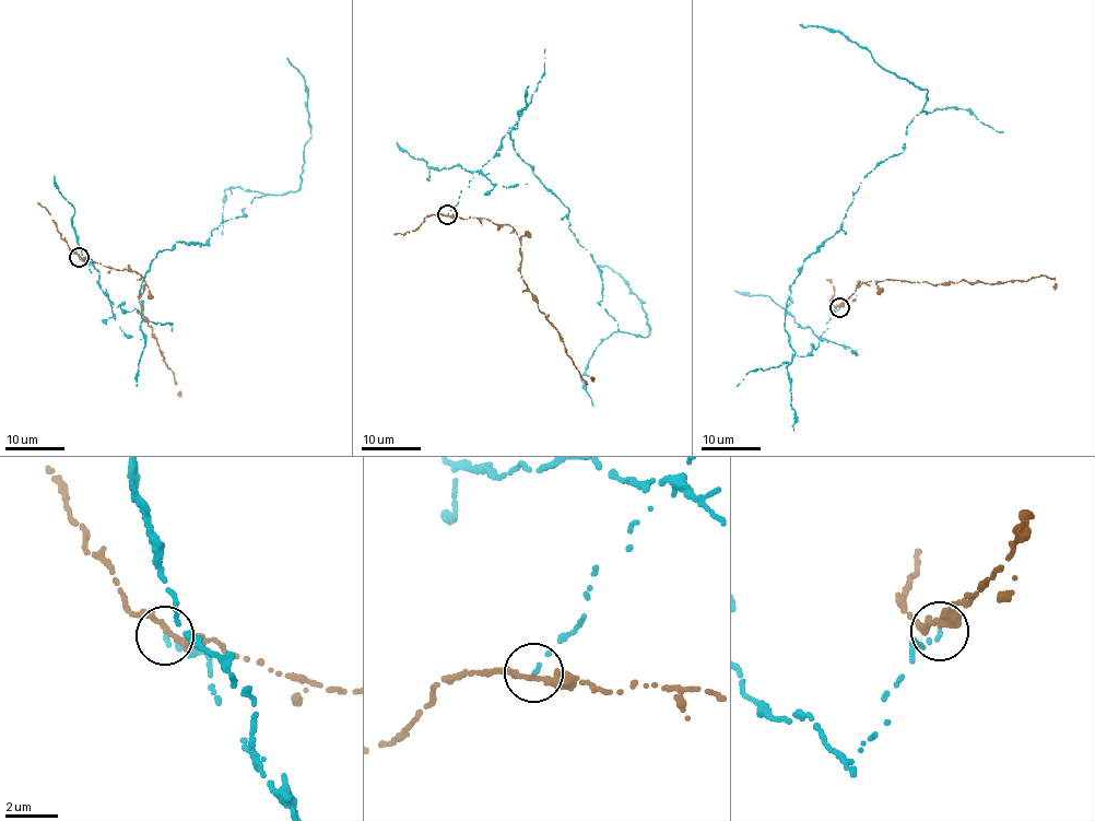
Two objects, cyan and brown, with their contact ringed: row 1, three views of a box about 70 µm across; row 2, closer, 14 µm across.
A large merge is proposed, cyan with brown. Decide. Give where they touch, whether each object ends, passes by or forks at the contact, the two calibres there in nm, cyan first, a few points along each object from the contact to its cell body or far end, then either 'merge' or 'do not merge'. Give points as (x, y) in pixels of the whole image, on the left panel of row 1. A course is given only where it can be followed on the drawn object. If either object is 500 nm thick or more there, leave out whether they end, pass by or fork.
(79, 257) | cyan ends | brown passes by | 130/200 nm | cyan via (79, 257), (113, 304), (140, 313), (159, 251), (208, 244), (255, 196), (299, 188), (308, 92), (286, 57) | brown via (79, 256), (141, 274), (145, 284), (139, 298), (140, 314), (151, 327), (152, 337), (173, 373), (178, 396) | do not merge

